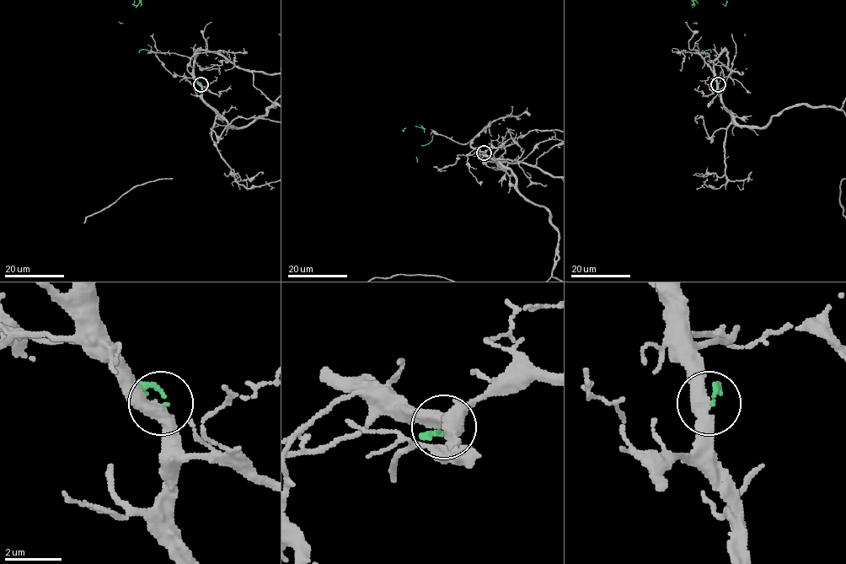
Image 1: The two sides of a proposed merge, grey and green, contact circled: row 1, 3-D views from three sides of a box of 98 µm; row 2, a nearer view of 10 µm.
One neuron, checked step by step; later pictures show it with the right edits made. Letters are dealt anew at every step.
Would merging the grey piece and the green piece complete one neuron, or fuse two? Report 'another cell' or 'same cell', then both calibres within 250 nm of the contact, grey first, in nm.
another cell | 380/120 nm

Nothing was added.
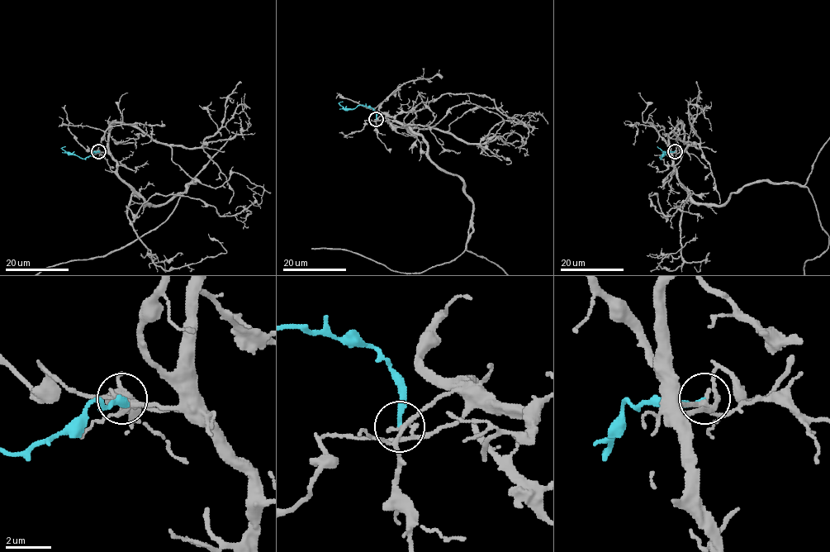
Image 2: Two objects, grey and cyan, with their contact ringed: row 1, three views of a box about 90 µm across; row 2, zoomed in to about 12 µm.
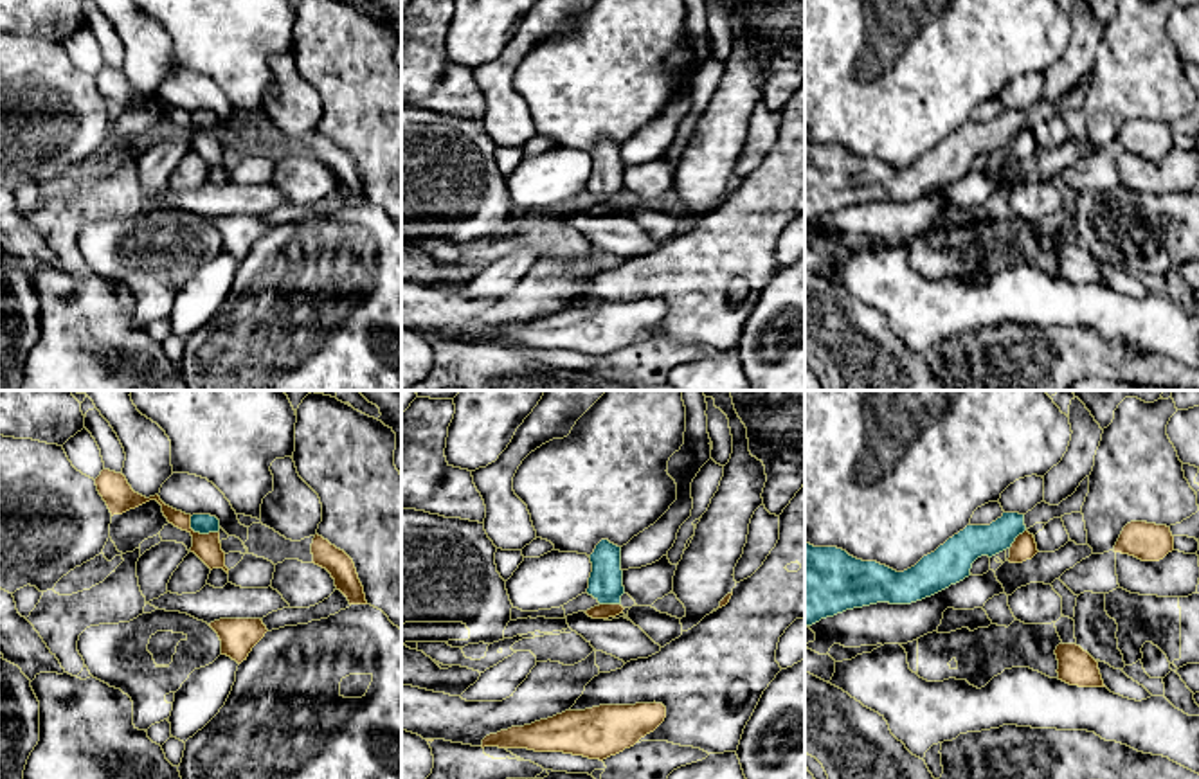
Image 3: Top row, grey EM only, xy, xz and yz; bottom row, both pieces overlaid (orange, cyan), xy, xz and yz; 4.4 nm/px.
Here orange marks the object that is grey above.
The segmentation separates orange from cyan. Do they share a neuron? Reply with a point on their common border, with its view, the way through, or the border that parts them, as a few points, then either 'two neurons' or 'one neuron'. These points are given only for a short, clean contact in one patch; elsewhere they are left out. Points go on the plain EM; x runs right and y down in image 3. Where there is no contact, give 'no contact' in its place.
xy (198, 130) | along xy (189, 114), (189, 123), (195, 128), (216, 130) | two neurons

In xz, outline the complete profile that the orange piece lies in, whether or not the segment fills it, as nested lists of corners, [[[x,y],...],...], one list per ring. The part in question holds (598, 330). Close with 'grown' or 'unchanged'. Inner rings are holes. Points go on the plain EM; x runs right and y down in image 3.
[[[663,300],[600,302],[565,308],[524,324],[511,324],[482,336],[484,344],[563,349],[607,356],[634,344],[666,315]]]; unchanged

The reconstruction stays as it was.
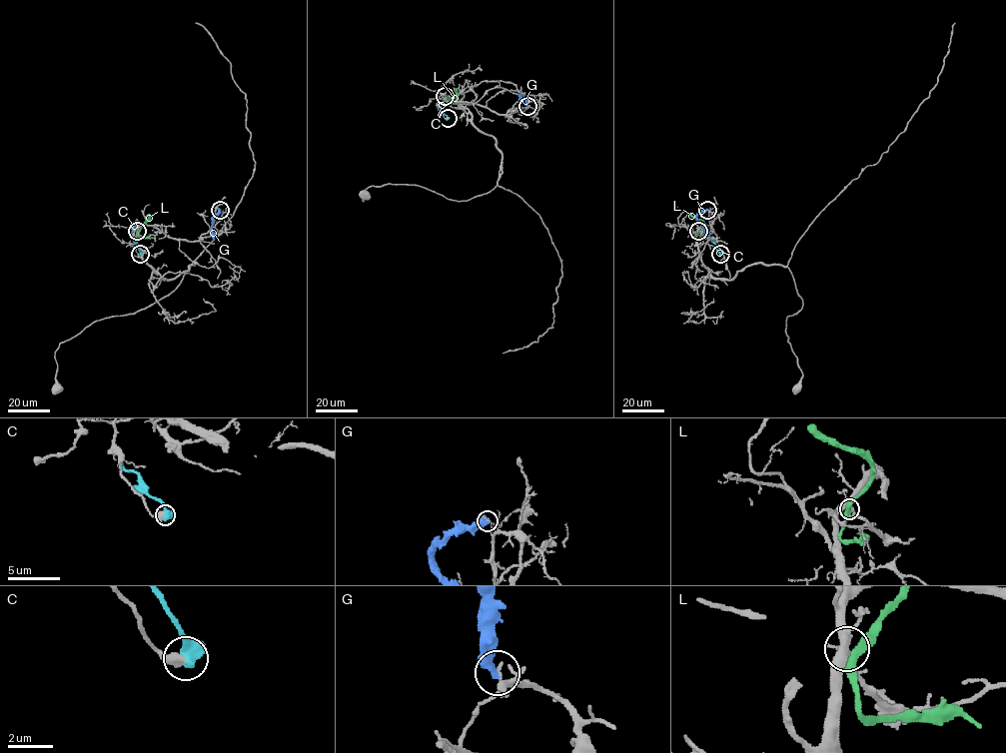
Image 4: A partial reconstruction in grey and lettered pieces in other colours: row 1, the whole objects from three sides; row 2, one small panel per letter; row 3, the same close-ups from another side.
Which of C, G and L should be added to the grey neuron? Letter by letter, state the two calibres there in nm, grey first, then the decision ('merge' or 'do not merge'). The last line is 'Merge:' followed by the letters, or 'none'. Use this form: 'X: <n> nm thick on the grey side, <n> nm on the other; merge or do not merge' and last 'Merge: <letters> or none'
C: 500 nm thick on the grey side, 750 nm on the other; do not merge
G: 130 nm thick on the grey side, 550 nm on the other; do not merge
L: 320 nm thick on the grey side, 360 nm on the other; do not merge
Merge: none

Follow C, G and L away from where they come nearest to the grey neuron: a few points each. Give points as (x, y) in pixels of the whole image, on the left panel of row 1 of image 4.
C: (140, 254), (131, 235), (137, 219)
G: (220, 210), (213, 217), (213, 239)
L: (137, 232), (149, 215)

